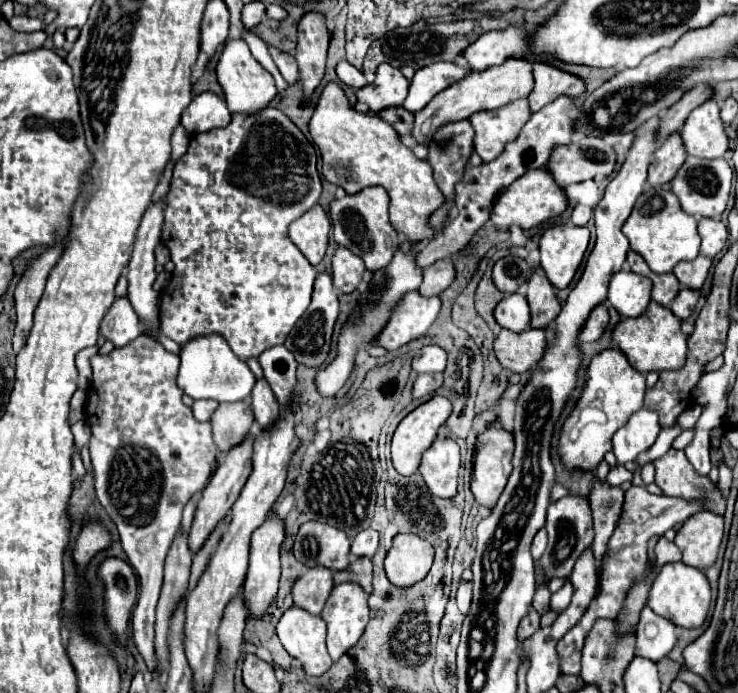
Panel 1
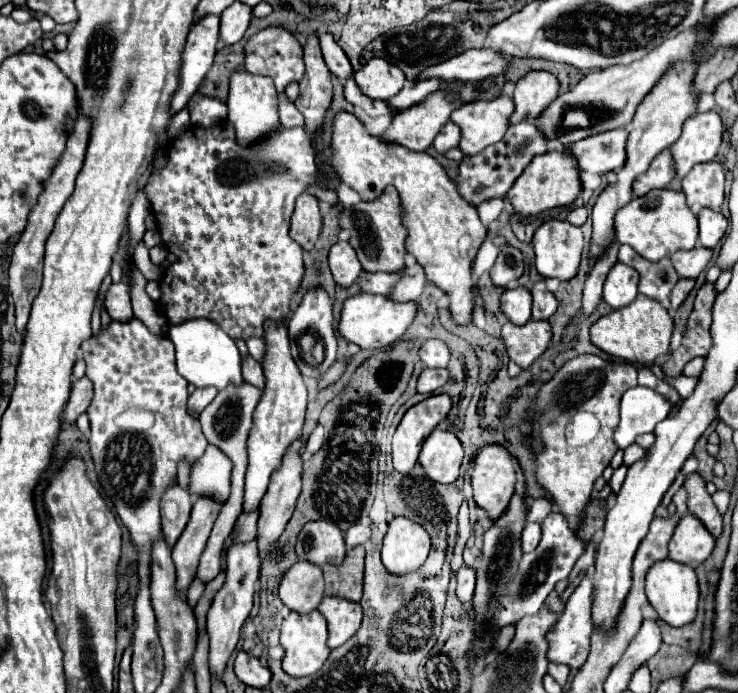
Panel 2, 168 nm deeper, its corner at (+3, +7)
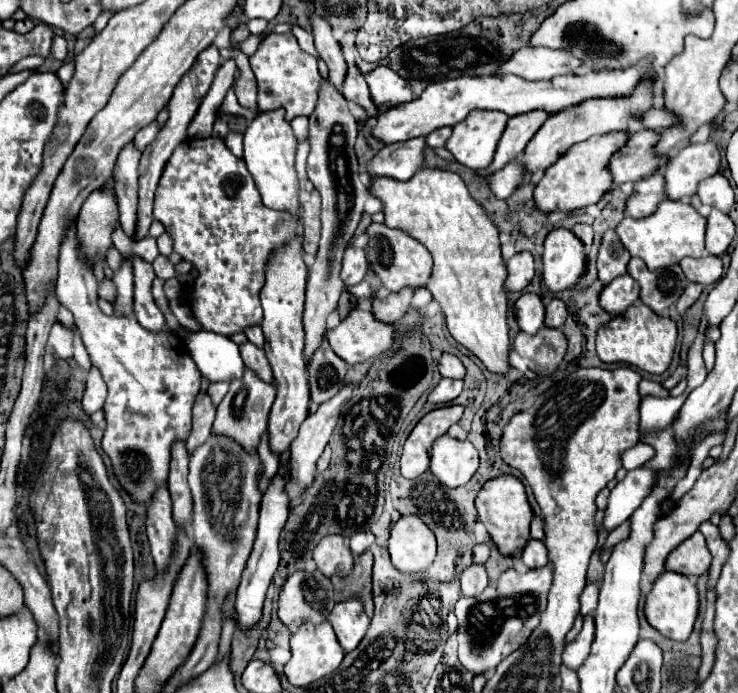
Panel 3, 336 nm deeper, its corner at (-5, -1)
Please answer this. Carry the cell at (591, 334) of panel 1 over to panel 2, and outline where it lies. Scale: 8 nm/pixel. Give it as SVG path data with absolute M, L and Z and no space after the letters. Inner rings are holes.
M611 244L609 250L595 262L591 274L587 276L587 282L585 282L585 290L583 290L583 304L581 304L581 312L583 316L591 316L599 302L601 302L601 292L603 292L603 282L605 282L605 276L609 272L609 268L617 262L617 244Z

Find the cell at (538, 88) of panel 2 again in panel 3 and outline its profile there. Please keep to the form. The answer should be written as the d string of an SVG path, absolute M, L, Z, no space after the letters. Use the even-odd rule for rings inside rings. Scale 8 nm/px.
M541 110L509 118L507 128L505 128L505 132L503 132L503 136L499 140L499 146L497 146L493 162L489 164L489 168L479 170L477 174L483 176L483 178L491 176L491 172L499 170L499 168L503 168L503 164L515 160L525 150L527 142L535 136L535 132L543 126L543 122L547 118L549 118L549 114L541 112Z

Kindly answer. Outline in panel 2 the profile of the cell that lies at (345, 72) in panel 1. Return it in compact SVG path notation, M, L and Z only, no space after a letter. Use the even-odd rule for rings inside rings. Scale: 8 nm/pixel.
M319 34L319 42L321 42L321 50L323 50L323 58L329 66L329 70L339 78L339 80L349 80L353 76L353 68L349 58L345 56L345 52L341 50L341 46L333 40L331 34Z

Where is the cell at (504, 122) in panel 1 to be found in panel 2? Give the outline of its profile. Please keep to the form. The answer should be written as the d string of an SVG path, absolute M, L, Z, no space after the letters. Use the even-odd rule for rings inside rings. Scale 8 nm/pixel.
M501 94L495 100L469 102L455 110L451 120L461 128L459 148L463 154L473 156L499 142L509 128L511 112L515 112L515 104L507 94Z

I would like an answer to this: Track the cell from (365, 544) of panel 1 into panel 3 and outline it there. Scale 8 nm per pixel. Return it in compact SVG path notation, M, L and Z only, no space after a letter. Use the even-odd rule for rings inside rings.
M365 530L365 532L355 532L355 534L349 538L349 548L351 548L351 552L357 556L357 554L369 550L369 546L373 544L373 540L375 540L375 536L373 536L369 530Z

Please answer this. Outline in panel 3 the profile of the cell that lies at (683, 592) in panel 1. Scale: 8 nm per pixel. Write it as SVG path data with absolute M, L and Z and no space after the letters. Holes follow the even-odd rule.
M663 572L651 592L647 594L647 600L645 600L645 618L647 622L659 630L665 638L671 638L671 640L687 640L691 630L693 630L693 624L697 620L697 612L699 612L699 594L697 594L697 588L695 584L683 576L683 574L677 574L677 572Z

